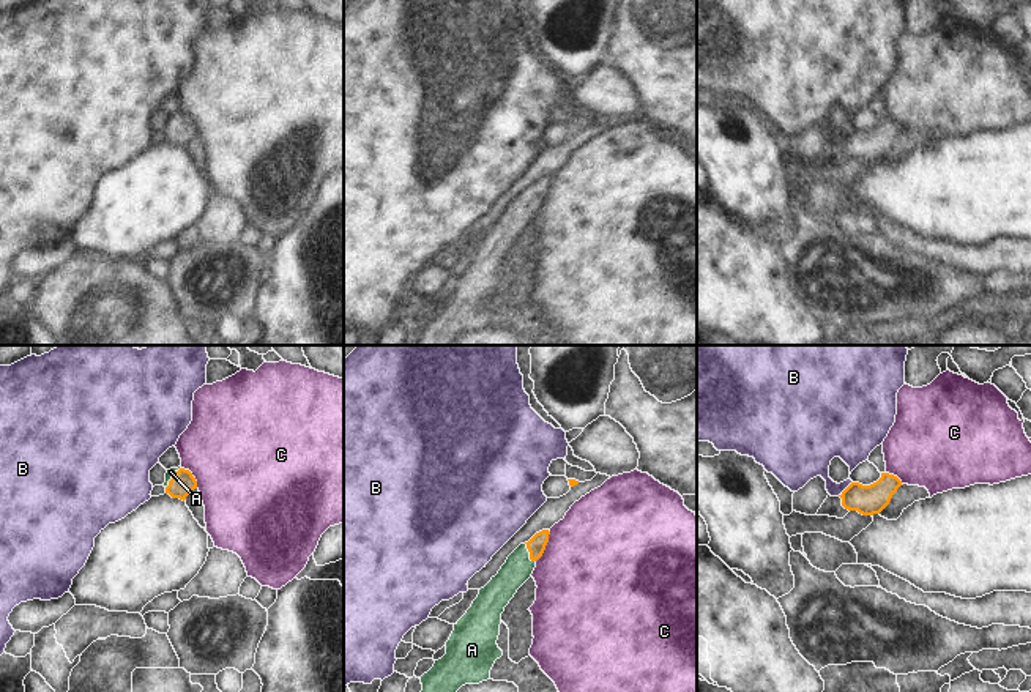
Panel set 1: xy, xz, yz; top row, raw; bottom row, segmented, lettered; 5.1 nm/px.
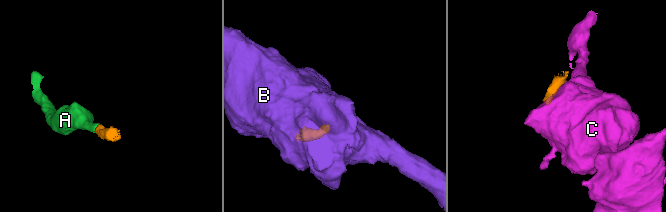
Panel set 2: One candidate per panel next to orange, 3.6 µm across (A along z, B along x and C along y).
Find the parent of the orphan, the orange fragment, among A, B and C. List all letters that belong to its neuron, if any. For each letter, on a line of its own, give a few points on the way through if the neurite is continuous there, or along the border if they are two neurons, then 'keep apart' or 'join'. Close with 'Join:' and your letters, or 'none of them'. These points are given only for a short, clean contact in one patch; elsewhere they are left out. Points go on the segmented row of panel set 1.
A: way xz (536, 546), (530, 554), (517, 569); join
B: border yz (852, 481), (837, 495); keep apart
C: keep apart
Join: A

